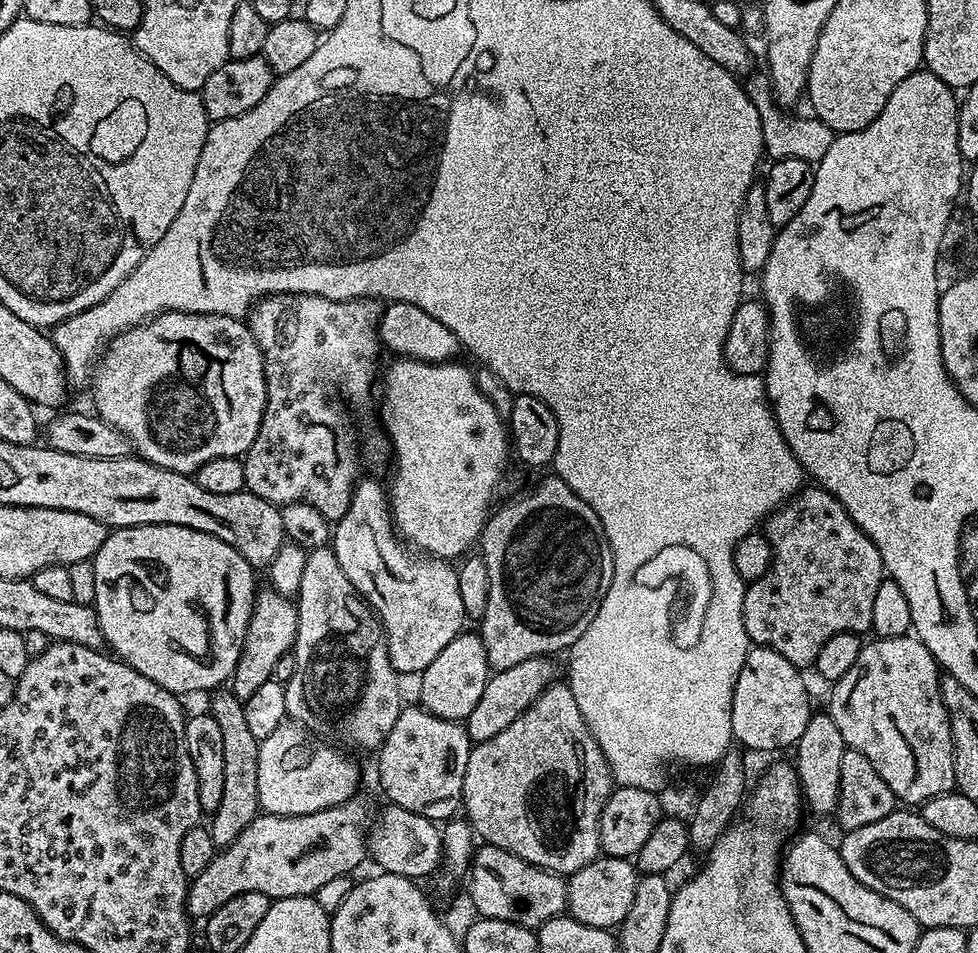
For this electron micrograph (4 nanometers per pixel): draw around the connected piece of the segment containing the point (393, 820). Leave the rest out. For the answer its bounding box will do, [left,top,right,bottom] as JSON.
[368,803,442,878]

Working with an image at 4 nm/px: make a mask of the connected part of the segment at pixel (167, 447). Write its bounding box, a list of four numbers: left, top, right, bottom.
[90,312,266,474]

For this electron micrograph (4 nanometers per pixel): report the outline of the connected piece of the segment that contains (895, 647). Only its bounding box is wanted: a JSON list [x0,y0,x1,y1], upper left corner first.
[826,634,956,806]

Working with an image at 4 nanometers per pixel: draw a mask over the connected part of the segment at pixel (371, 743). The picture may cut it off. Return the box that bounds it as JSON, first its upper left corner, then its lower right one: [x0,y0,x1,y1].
[286,546,402,752]

